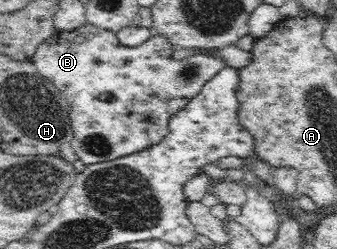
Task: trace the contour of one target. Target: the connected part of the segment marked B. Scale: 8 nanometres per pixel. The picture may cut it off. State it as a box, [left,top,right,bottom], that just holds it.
[30,21,227,165]

